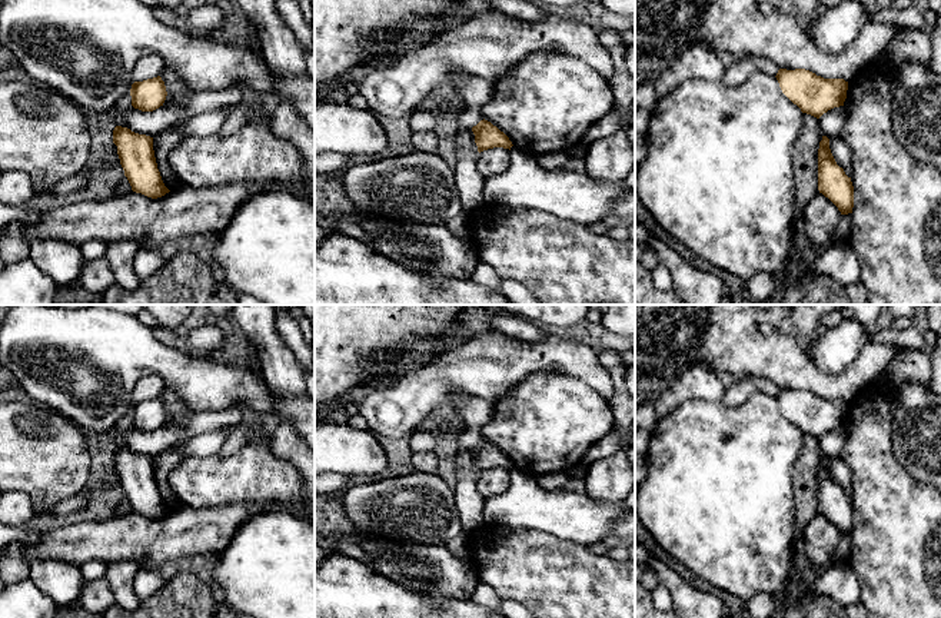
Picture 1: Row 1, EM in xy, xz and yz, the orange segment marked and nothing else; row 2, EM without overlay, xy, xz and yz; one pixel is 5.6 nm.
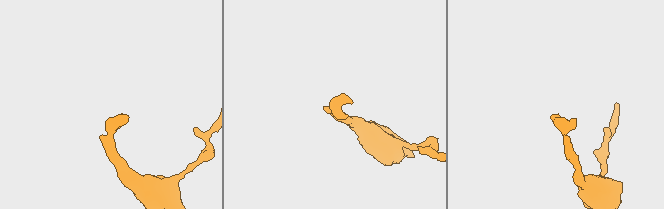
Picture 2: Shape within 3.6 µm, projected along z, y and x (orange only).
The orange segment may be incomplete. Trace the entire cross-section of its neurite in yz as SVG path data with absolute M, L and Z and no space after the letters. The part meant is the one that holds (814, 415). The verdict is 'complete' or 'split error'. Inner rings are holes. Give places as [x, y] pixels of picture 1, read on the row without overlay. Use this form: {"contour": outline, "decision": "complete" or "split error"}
{"contour": "M779 389L775 398L782 413L802 433L817 439L834 428L844 426L847 419L848 402L844 399L824 399L805 389Z", "decision": "complete"}

